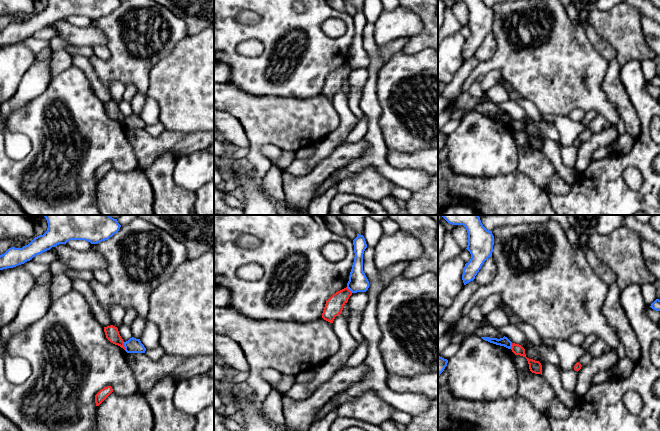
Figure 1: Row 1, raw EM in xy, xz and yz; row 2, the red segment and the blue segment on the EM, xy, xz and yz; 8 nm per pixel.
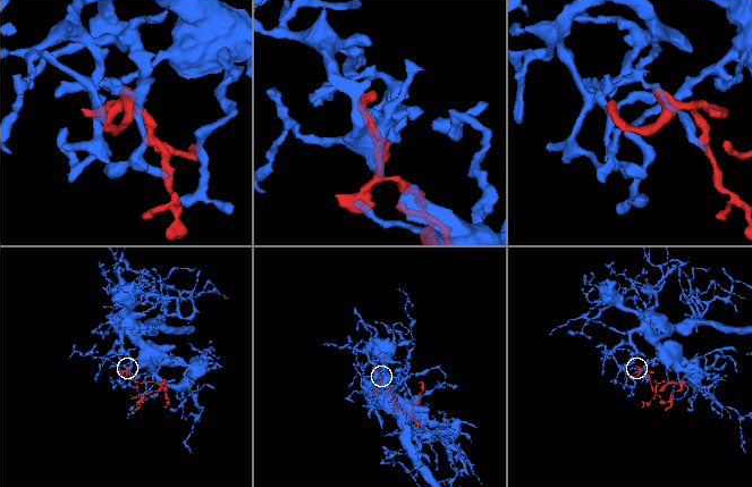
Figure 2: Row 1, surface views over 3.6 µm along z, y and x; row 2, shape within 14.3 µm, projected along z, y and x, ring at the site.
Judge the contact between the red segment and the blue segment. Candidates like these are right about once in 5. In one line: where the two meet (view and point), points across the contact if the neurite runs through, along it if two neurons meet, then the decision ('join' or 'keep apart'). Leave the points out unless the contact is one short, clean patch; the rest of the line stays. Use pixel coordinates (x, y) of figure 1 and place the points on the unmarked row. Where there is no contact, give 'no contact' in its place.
meets red in xy at (123, 122); join

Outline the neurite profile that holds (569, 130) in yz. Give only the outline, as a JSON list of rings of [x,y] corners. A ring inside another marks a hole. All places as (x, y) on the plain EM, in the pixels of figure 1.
[[[542,114],[542,118],[553,124],[560,136],[561,147],[574,146],[579,134],[588,128],[581,121],[573,121],[568,116]]]

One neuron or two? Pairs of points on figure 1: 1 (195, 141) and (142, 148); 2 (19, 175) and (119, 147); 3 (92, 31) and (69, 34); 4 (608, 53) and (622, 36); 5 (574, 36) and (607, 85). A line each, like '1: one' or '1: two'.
1: one
2: one
3: one
4: two
5: two

